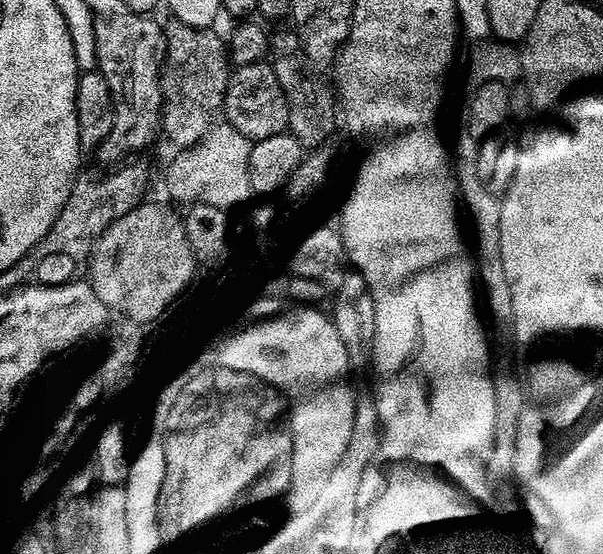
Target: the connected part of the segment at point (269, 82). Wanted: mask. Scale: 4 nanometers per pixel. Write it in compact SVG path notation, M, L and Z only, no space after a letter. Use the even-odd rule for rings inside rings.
M271 63L247 64L236 68L228 82L228 93L224 95L223 115L228 115L227 123L245 136L259 142L272 142L289 131L288 103L282 86L274 74Z

